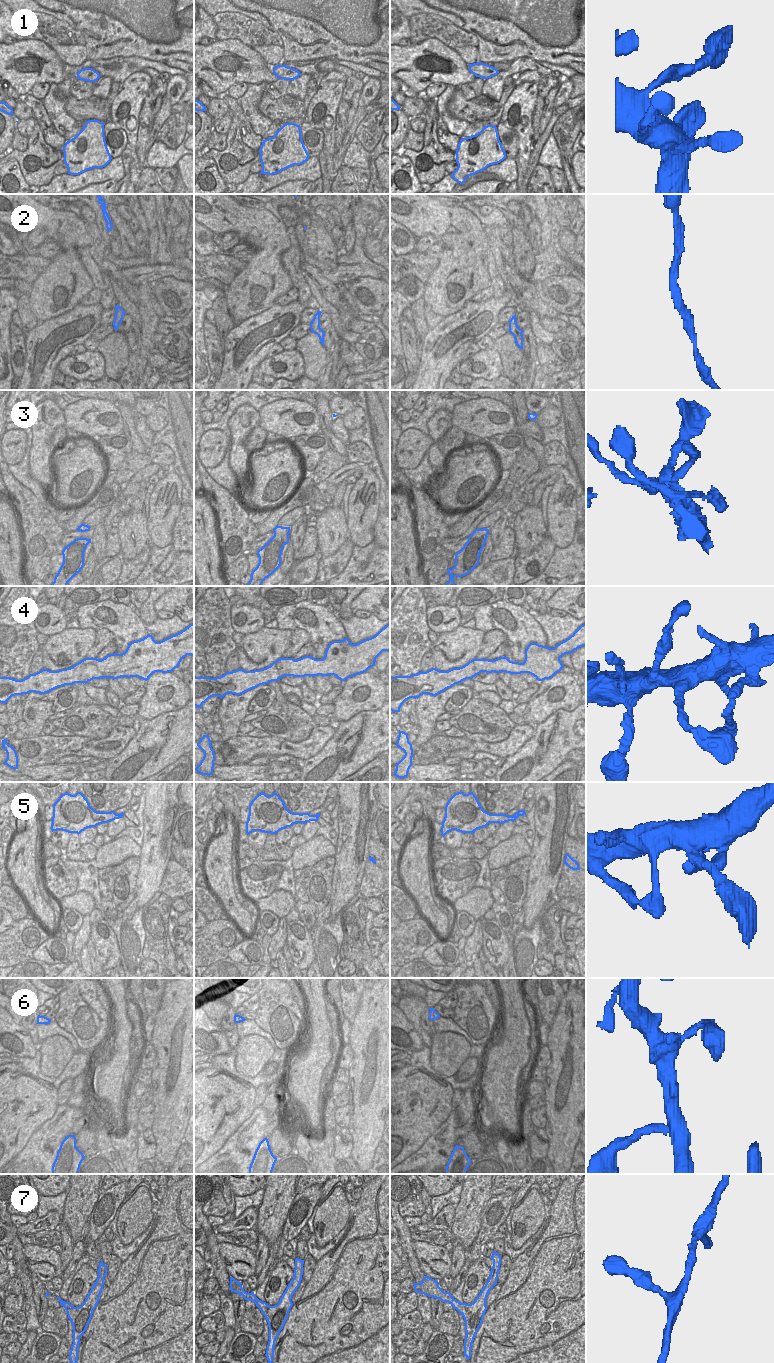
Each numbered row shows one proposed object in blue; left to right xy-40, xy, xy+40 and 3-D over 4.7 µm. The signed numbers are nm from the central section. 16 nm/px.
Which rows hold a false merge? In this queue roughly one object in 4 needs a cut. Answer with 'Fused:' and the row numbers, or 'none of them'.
Fused: 4, 5

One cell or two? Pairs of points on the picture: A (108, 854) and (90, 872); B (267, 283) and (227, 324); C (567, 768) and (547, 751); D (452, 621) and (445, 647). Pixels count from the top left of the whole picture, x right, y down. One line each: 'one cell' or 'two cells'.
A: two cells
B: two cells
C: two cells
D: two cells

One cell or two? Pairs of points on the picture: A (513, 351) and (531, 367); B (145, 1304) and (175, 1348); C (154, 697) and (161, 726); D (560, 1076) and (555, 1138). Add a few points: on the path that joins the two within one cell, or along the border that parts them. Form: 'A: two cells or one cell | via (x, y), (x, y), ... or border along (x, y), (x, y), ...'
A: two cells | border along (522, 349), (521, 366), (518, 375), (514, 379)
B: one cell | via (155, 1315), (175, 1337)
C: two cells | border along (180, 708), (151, 719), (137, 714)
D: one cell | via (562, 1091), (562, 1123)

